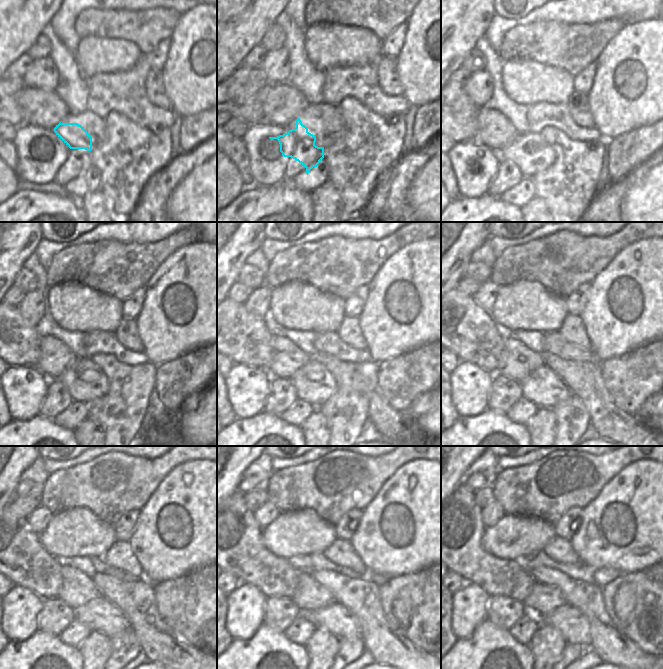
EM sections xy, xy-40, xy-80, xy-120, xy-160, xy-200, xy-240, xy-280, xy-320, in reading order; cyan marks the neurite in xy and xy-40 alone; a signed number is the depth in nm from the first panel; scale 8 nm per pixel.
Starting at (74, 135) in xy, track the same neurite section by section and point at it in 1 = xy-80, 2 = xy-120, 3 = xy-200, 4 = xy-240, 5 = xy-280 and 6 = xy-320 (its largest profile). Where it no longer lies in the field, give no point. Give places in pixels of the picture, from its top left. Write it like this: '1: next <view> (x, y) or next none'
1: next xy-80 (530, 152)
2: next xy-120 (85, 381)
3: next xy-200 (543, 387)
4: next xy-240 (99, 614)
5: next xy-280 (335, 618)
6: next xy-320 (569, 621)

